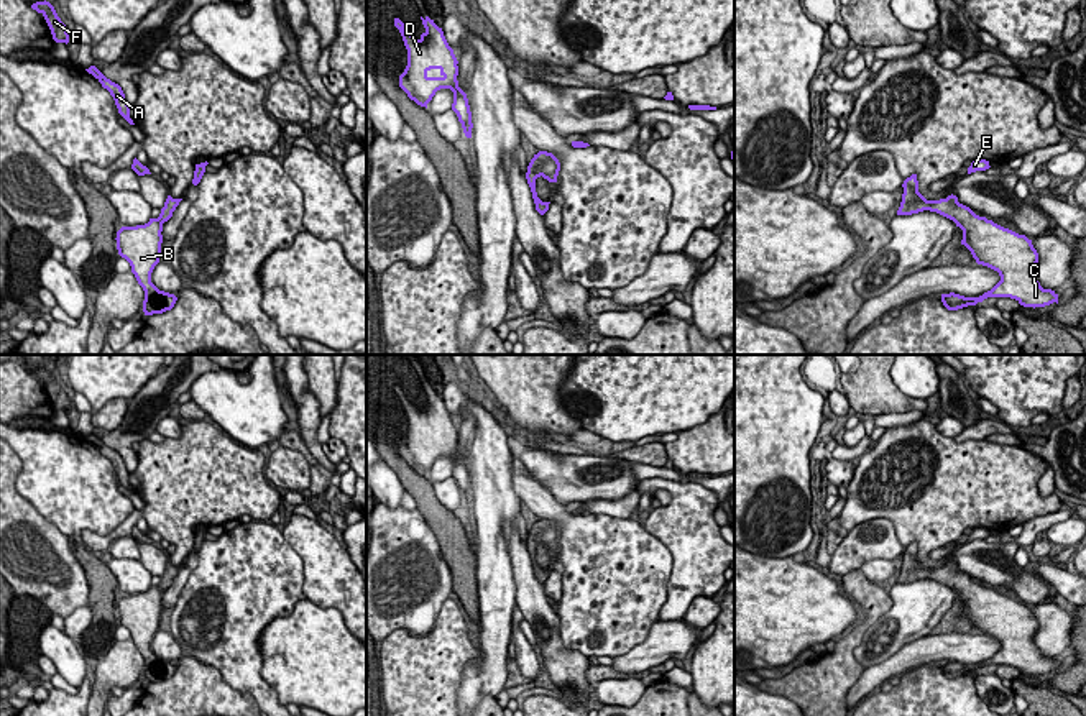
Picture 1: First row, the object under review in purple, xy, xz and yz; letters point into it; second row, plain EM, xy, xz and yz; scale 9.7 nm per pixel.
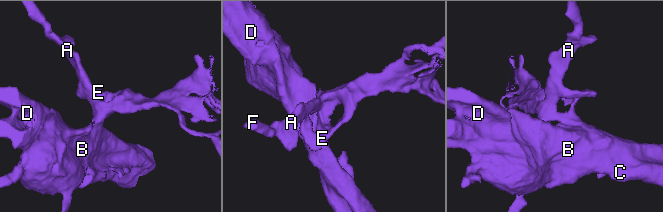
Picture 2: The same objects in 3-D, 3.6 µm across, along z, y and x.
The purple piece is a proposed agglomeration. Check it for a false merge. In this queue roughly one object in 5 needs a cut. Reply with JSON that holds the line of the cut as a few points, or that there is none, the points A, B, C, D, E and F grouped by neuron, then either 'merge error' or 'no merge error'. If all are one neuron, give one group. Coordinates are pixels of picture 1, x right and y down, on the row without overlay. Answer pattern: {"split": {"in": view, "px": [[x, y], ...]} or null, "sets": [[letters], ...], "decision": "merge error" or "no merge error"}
{"split": null, "sets": [["A", "B", "C", "D", "E", "F"]], "decision": "no merge error"}

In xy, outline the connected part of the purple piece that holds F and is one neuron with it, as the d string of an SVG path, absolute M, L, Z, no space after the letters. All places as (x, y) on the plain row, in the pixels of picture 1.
M36 369L31 373L33 378L36 378L38 381L41 381L51 397L53 407L56 411L69 411L69 401L66 392L61 389L61 386L58 384L54 374L49 369Z

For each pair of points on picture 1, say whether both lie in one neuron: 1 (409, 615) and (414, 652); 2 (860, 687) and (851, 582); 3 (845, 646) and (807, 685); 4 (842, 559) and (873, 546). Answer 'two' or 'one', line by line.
1: two
2: two
3: one
4: one

